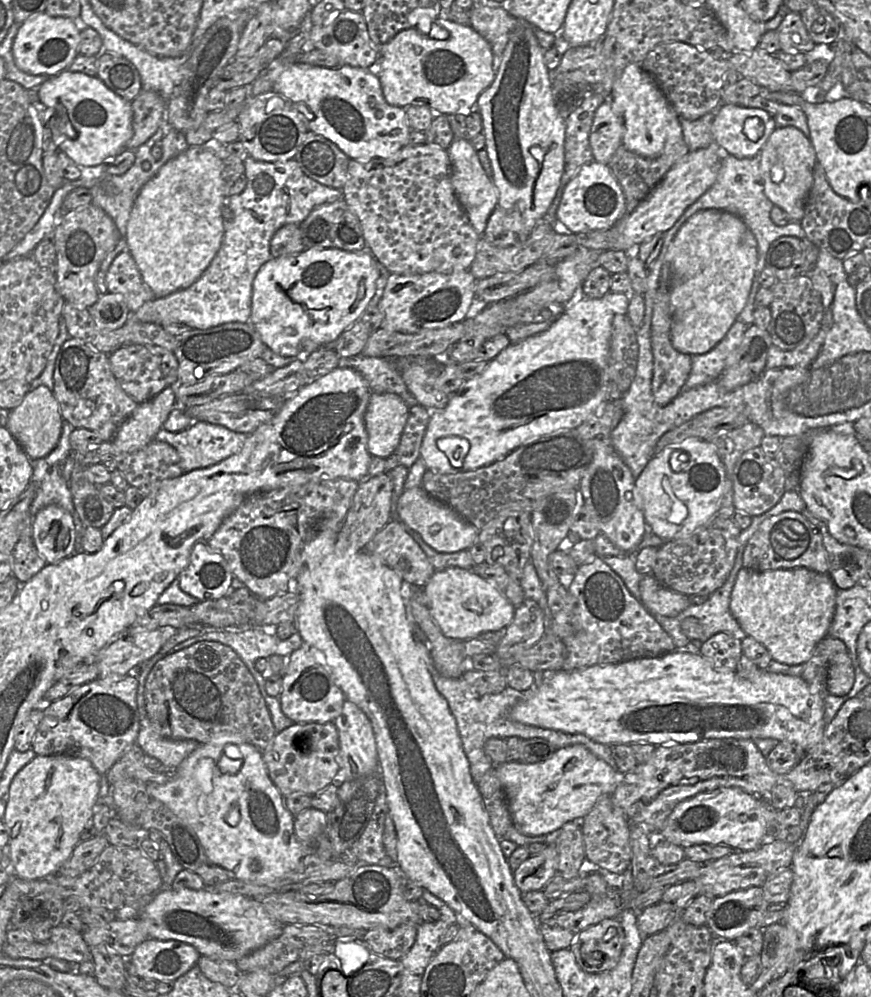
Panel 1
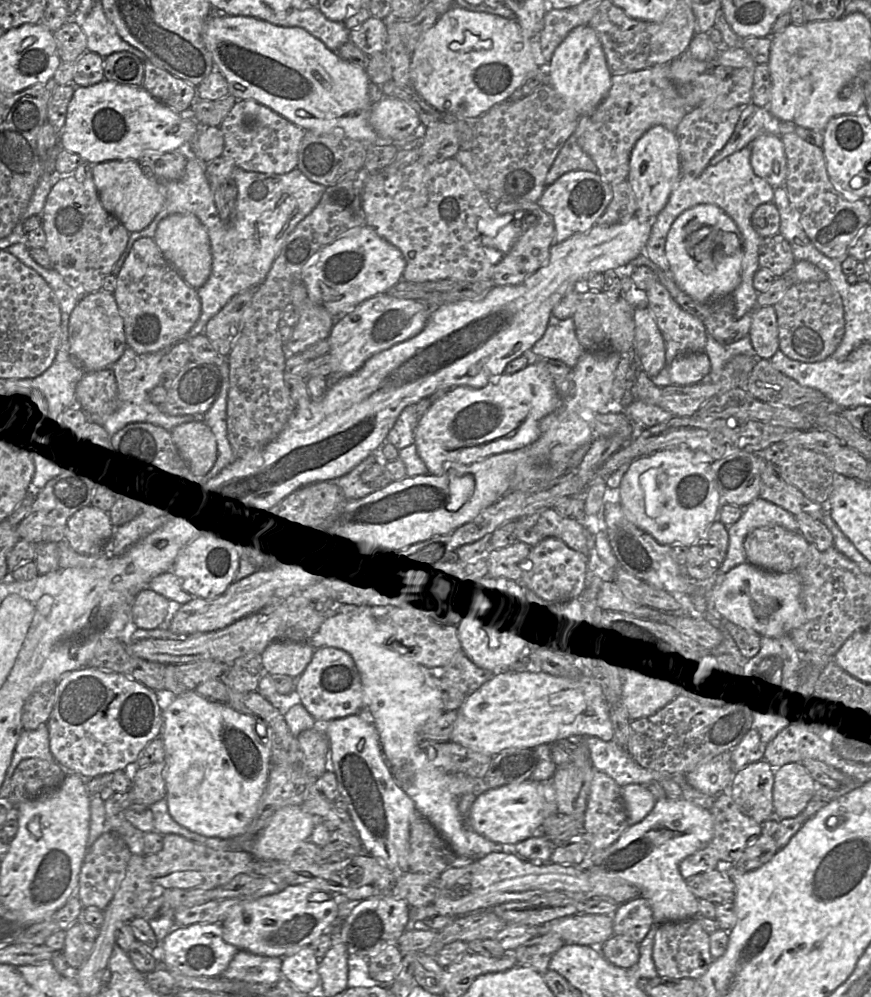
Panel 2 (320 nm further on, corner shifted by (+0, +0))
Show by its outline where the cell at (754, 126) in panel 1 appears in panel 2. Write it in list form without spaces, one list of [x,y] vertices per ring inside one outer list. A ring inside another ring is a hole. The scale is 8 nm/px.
[[[761,135],[749,147],[754,174],[774,189],[783,187],[787,177],[787,161],[781,139],[774,135]]]

